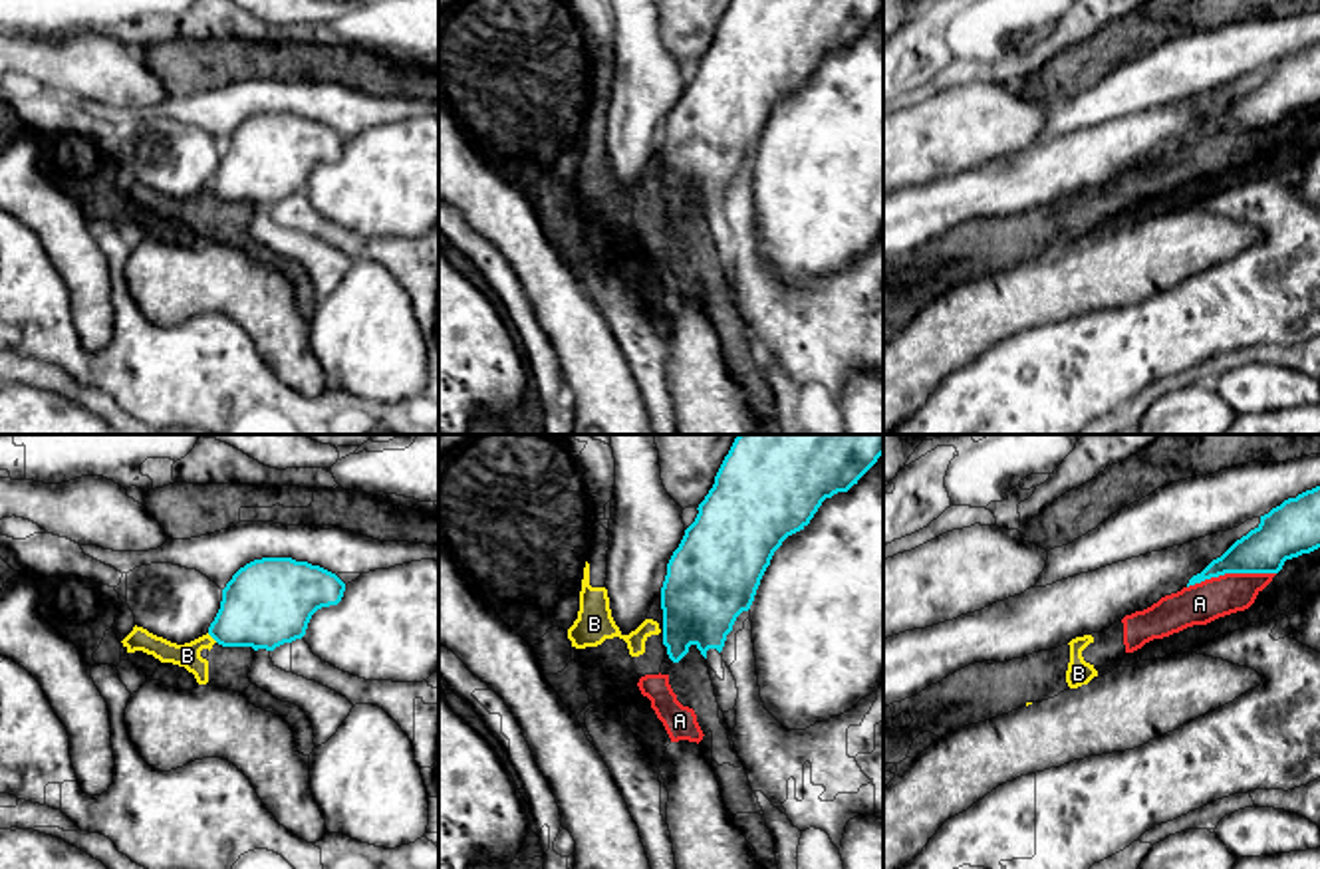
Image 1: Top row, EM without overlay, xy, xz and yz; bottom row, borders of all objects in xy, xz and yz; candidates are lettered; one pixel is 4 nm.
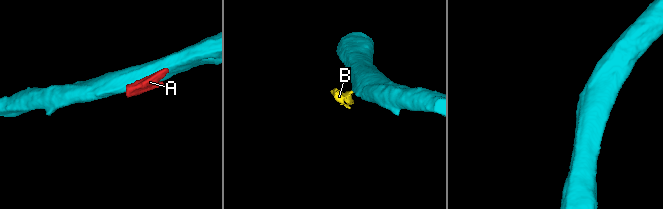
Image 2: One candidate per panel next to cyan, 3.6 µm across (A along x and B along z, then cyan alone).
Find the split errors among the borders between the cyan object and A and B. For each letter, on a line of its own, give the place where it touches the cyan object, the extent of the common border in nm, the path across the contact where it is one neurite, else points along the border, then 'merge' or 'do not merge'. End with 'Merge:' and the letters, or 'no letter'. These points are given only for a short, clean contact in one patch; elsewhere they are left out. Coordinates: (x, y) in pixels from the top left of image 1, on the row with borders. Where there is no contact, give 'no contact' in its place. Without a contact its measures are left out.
A: meets cyan in yz at (1231, 572); contact 360 nm long; do not merge
B: meets cyan in xy at (213, 637); contact 60 nm long; border along xy (207, 633), (217, 641); do not merge
Merge: no letter

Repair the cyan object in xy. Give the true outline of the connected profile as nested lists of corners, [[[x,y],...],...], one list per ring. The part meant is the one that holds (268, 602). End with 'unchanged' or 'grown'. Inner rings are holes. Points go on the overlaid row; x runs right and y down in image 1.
[[[262,558],[240,567],[222,589],[220,609],[208,635],[222,647],[274,651],[306,635],[312,615],[343,597],[345,583],[331,571],[292,558]]]; unchanged

